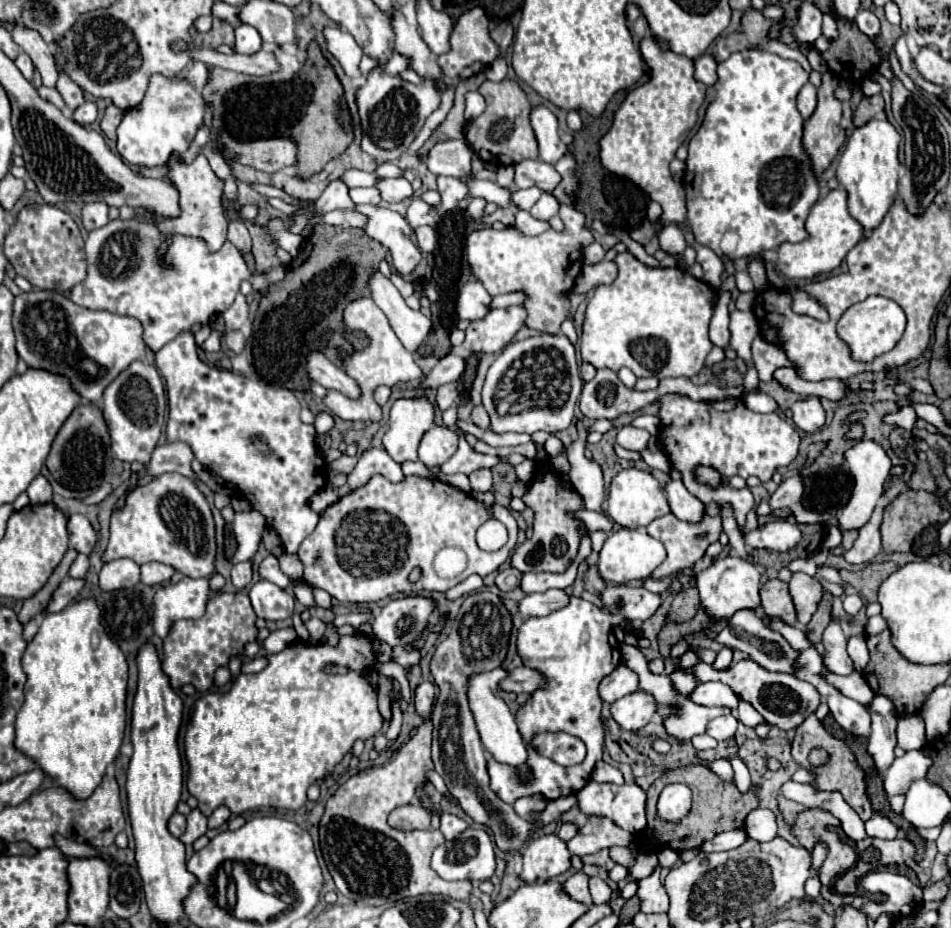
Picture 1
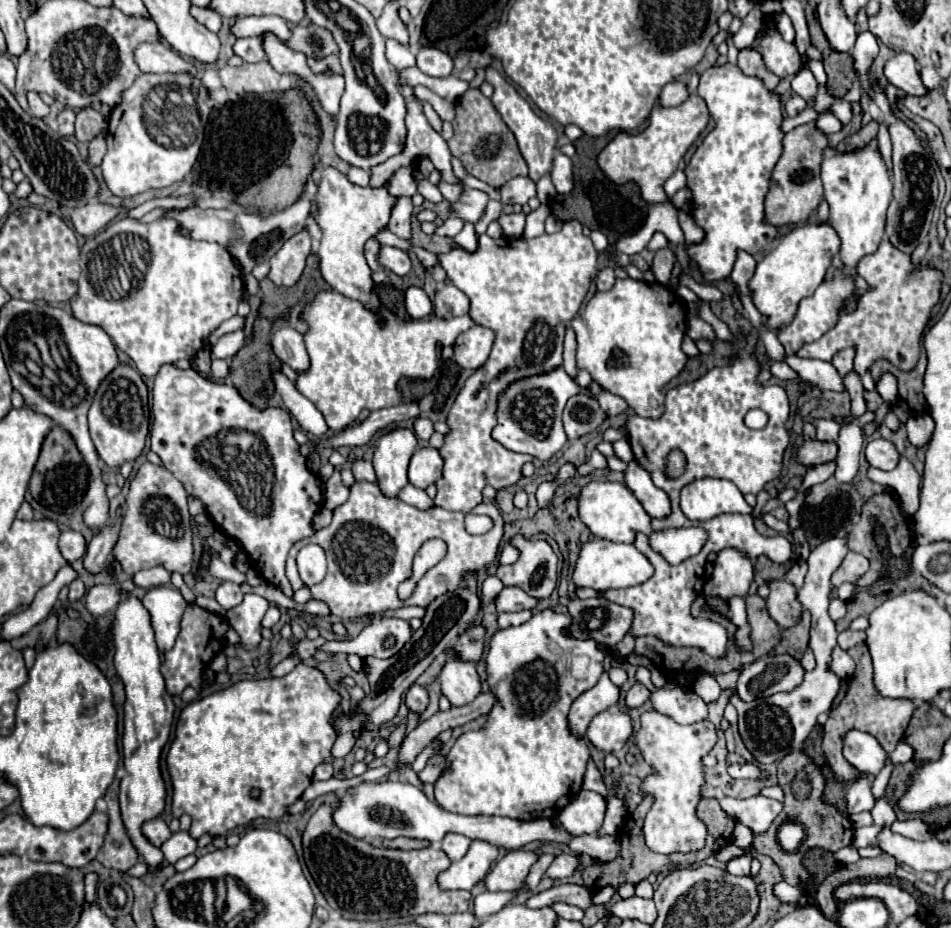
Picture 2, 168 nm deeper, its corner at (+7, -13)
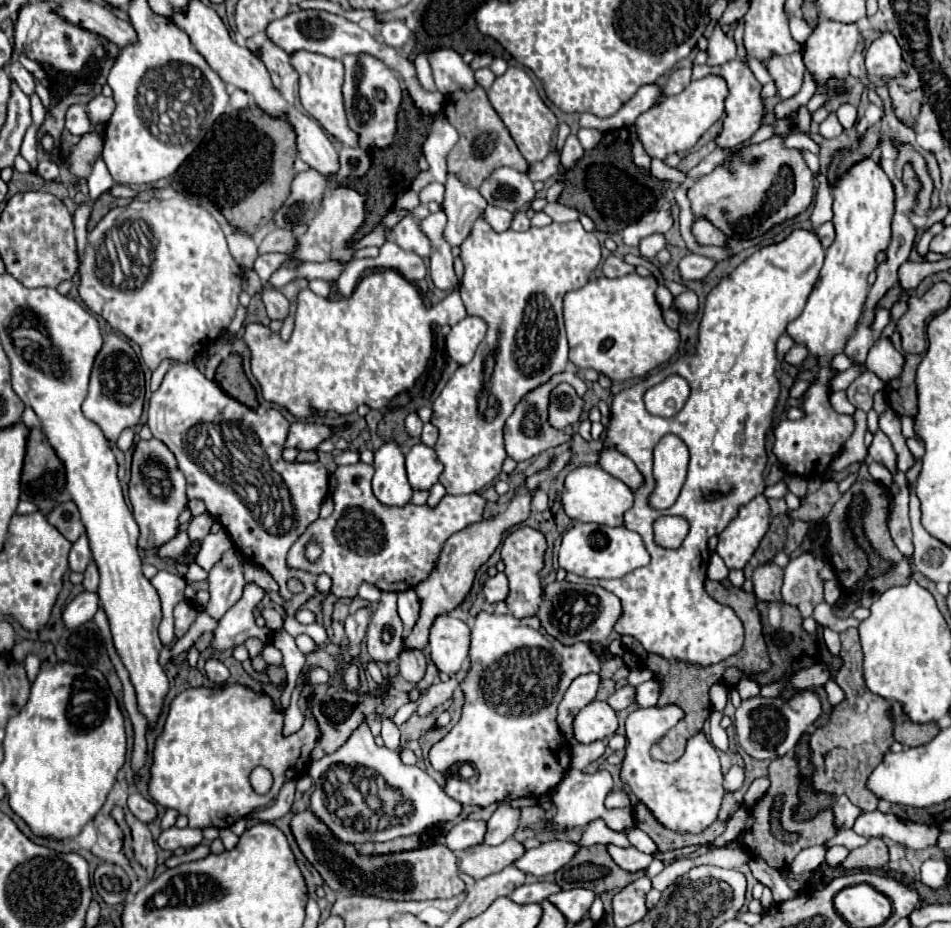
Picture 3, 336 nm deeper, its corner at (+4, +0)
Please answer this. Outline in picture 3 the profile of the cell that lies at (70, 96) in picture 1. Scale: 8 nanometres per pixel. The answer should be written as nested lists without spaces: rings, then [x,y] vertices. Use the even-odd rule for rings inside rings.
[[[73,105],[73,107],[67,111],[65,129],[67,129],[71,135],[79,135],[79,137],[83,137],[85,133],[91,131],[91,121],[87,119],[87,113],[85,113],[85,107],[83,107],[83,105]]]

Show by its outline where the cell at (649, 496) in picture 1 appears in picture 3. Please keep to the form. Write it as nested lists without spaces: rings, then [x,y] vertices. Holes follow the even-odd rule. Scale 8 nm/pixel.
[[[581,465],[573,469],[563,487],[561,495],[563,511],[573,519],[581,523],[599,523],[607,527],[621,527],[623,525],[623,513],[633,507],[633,491],[613,475],[605,473],[599,467],[593,465]]]

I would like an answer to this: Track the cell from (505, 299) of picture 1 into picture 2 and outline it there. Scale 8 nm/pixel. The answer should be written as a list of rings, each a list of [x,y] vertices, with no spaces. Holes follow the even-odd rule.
[[[320,292],[316,298],[304,308],[304,320],[308,322],[308,332],[304,334],[306,350],[310,354],[310,370],[298,376],[296,388],[322,412],[326,424],[334,432],[342,432],[344,428],[352,426],[364,408],[380,410],[392,404],[390,396],[400,396],[398,392],[398,378],[432,378],[438,362],[430,362],[430,354],[436,358],[438,342],[454,342],[462,332],[472,328],[476,322],[466,314],[452,320],[438,320],[438,318],[424,318],[412,320],[408,324],[398,324],[392,312],[386,312],[386,326],[378,326],[376,316],[366,310],[360,302],[340,296],[338,292]]]

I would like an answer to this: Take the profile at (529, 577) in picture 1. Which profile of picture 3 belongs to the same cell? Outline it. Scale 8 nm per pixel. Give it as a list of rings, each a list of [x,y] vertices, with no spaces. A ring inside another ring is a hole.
[[[497,573],[495,577],[489,577],[483,585],[483,597],[487,603],[499,603],[505,601],[509,593],[509,583],[505,573]]]

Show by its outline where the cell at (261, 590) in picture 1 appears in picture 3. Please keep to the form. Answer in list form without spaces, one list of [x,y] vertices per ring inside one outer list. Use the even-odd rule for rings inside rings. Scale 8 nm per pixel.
[[[245,585],[243,597],[219,619],[217,629],[211,637],[211,647],[215,653],[233,649],[235,645],[245,643],[247,637],[259,637],[263,643],[271,641],[271,629],[257,627],[253,609],[263,599],[265,591],[257,585]]]

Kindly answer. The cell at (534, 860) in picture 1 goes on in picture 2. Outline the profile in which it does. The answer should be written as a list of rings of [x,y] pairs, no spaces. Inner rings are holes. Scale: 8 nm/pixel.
[[[512,850],[508,852],[498,864],[492,868],[492,872],[486,874],[484,882],[490,892],[516,892],[524,888],[524,880],[532,868],[532,864],[538,860],[534,852],[526,850]]]

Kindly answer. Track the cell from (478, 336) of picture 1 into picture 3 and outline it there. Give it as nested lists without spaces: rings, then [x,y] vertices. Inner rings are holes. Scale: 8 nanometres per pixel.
[[[465,317],[451,327],[451,333],[445,339],[447,353],[459,365],[465,365],[473,359],[477,345],[483,341],[487,325],[479,317]]]

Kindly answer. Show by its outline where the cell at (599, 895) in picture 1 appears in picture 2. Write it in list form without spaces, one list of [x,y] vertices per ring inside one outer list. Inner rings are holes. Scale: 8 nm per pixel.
[[[578,884],[552,886],[550,890],[544,890],[540,894],[530,896],[526,900],[526,906],[542,908],[542,906],[552,906],[556,902],[566,902],[566,904],[572,904],[572,906],[588,910],[592,906],[592,892],[588,892],[588,888],[578,886]]]

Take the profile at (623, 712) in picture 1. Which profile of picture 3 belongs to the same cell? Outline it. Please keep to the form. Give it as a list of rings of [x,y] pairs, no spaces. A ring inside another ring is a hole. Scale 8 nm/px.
[[[593,701],[575,715],[573,731],[579,743],[593,743],[597,739],[613,737],[617,725],[617,713],[605,701]]]

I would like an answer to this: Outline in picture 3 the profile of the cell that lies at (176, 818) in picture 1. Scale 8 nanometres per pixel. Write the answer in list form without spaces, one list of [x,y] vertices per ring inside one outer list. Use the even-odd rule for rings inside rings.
[[[131,791],[129,799],[127,799],[127,805],[129,805],[129,811],[143,823],[149,823],[155,819],[157,811],[155,811],[155,805],[147,799],[143,799],[137,791]]]

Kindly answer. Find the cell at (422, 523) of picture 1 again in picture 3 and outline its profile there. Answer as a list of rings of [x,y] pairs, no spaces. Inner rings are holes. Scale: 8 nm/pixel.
[[[359,461],[355,465],[337,467],[333,503],[335,511],[327,519],[317,519],[291,547],[287,563],[315,575],[327,573],[333,579],[335,597],[355,597],[363,581],[373,583],[381,591],[405,591],[423,581],[439,557],[443,543],[457,531],[483,519],[485,499],[471,495],[445,495],[435,509],[427,505],[407,503],[405,507],[387,507],[379,503],[371,491],[373,467]],[[315,539],[321,547],[317,561],[305,559],[305,541]]]

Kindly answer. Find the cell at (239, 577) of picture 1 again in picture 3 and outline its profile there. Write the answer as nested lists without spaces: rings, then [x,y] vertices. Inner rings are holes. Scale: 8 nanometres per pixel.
[[[225,553],[217,565],[209,571],[209,593],[211,599],[205,611],[213,619],[221,619],[243,595],[245,579],[239,553]]]

